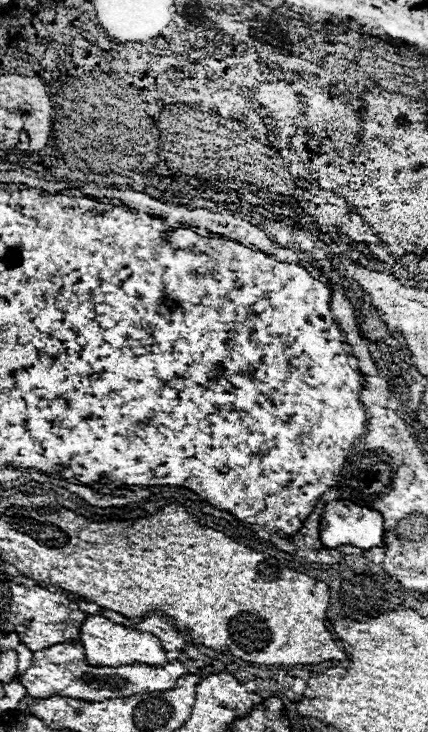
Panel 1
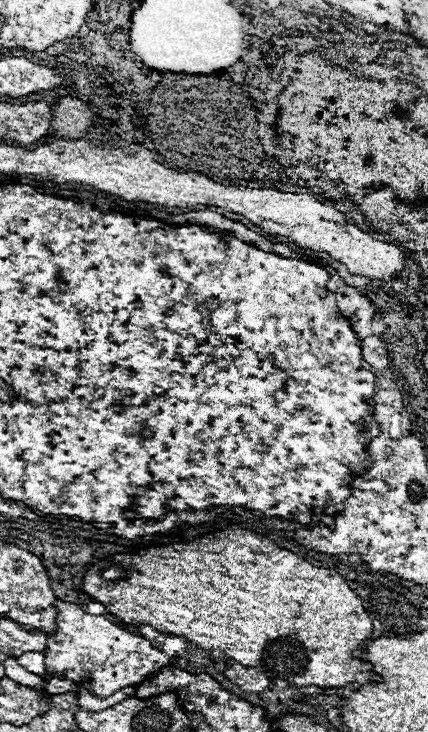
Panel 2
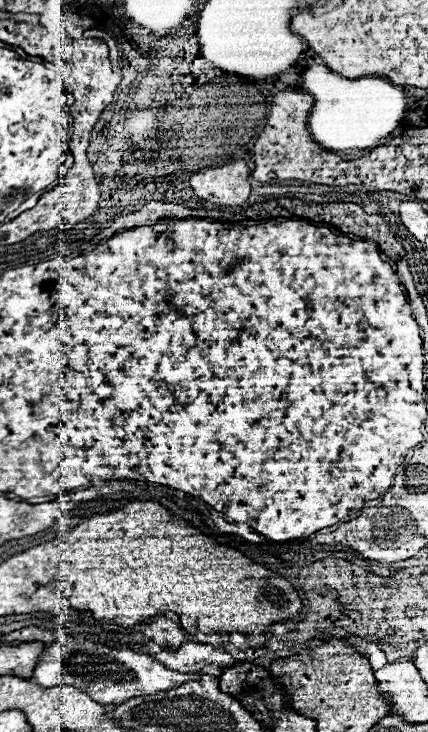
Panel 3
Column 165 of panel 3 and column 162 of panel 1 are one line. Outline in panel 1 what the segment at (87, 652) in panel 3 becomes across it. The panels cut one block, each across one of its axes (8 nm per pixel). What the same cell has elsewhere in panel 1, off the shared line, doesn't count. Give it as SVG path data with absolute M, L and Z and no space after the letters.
M66 642L34 652L32 666L24 675L17 674L14 679L19 678L22 681L26 688L26 696L32 698L46 698L58 694L58 696L74 696L78 700L110 700L110 698L128 697L132 694L170 690L176 686L176 680L184 674L188 674L188 668L178 660L172 660L166 666L148 666L148 664L118 666L118 668L90 666L84 660L82 646L78 642L72 644Z

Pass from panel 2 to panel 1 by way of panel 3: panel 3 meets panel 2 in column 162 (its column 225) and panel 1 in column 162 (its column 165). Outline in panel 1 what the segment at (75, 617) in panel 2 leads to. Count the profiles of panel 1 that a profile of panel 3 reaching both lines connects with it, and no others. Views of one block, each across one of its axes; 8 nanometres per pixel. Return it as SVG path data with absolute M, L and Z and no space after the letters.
M88 616L80 626L80 640L84 648L86 662L90 666L126 666L126 664L150 664L150 666L162 666L166 664L166 652L162 650L158 638L150 632L138 632L130 630L122 624L114 624L110 618L104 616Z

